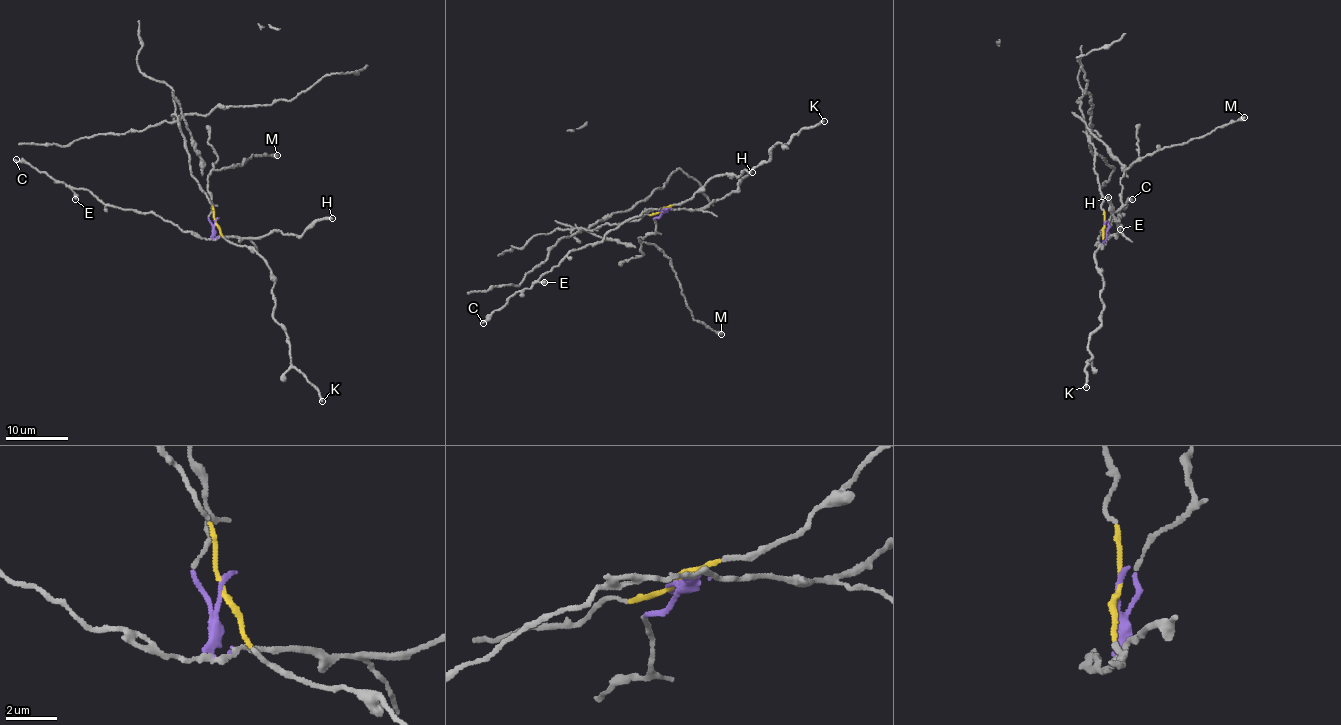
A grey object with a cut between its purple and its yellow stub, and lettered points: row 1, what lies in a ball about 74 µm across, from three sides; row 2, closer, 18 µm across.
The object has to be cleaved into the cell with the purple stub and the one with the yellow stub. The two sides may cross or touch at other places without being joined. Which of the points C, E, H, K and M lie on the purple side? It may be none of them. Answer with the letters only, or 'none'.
C, E, H, M

